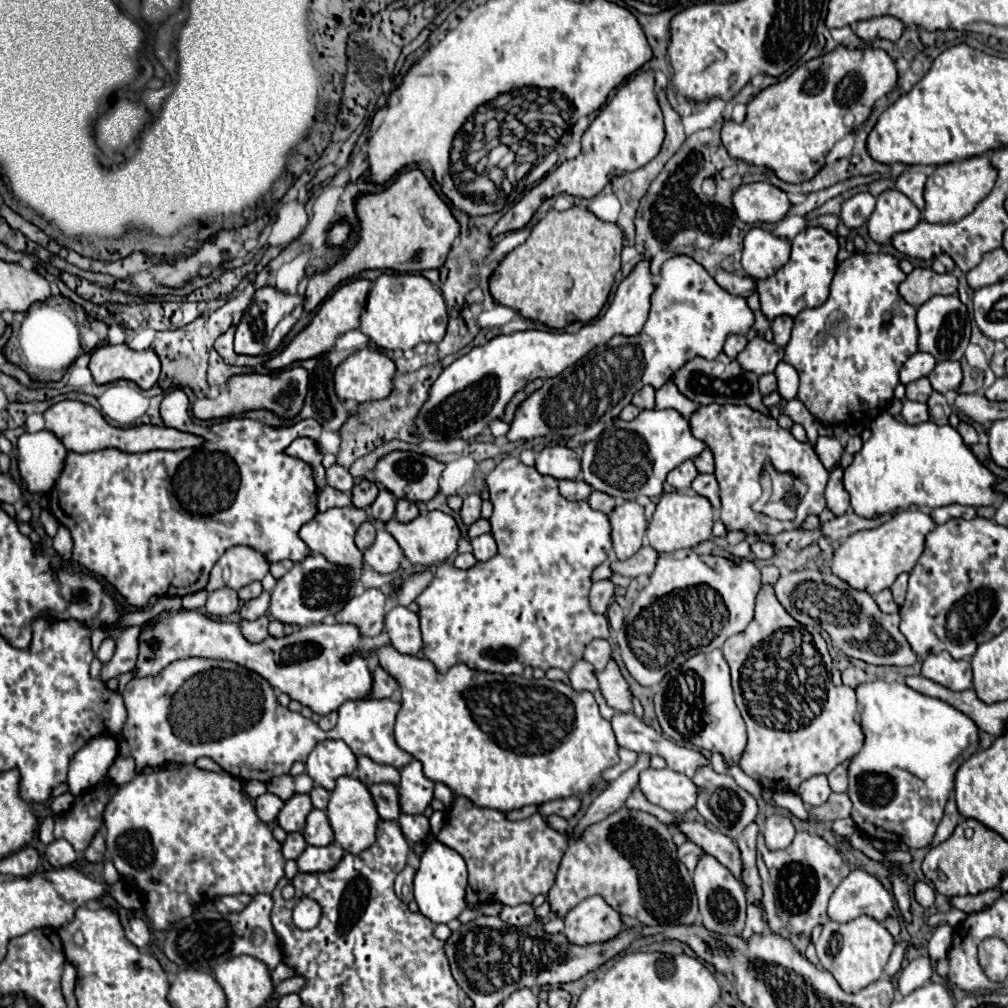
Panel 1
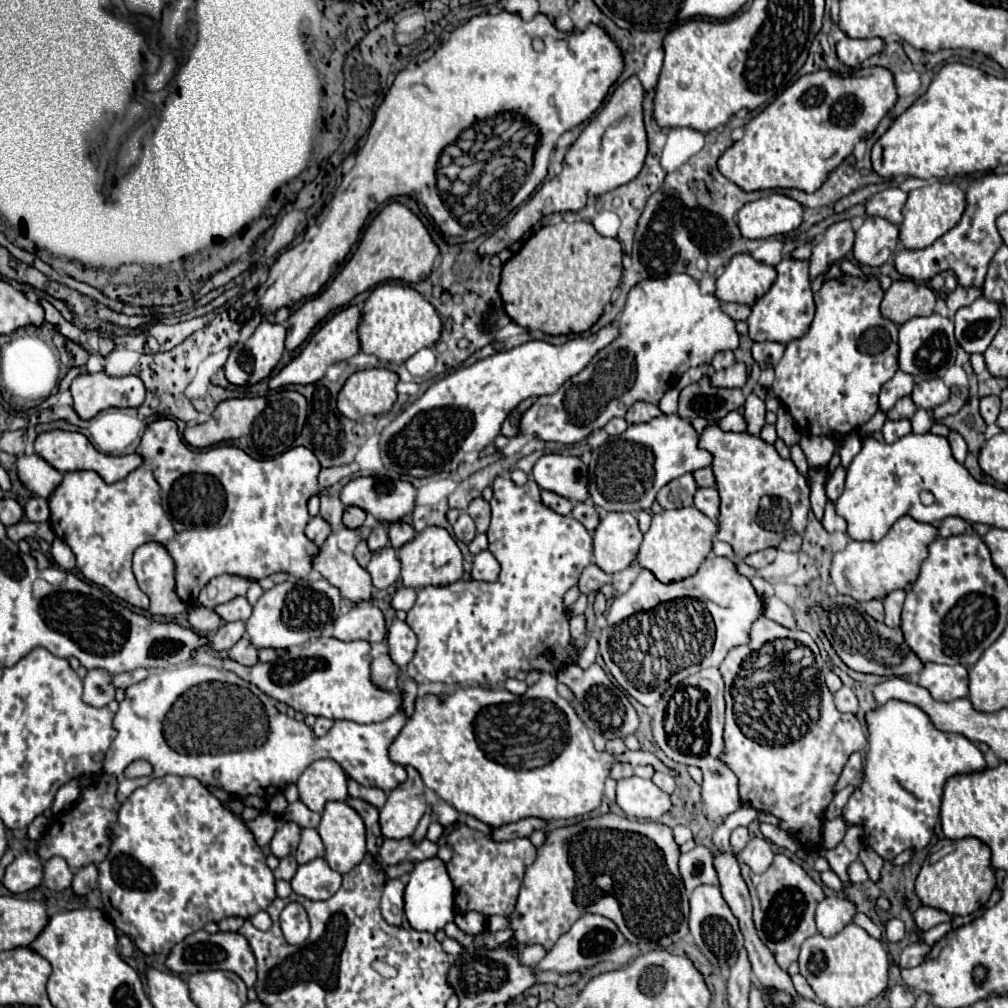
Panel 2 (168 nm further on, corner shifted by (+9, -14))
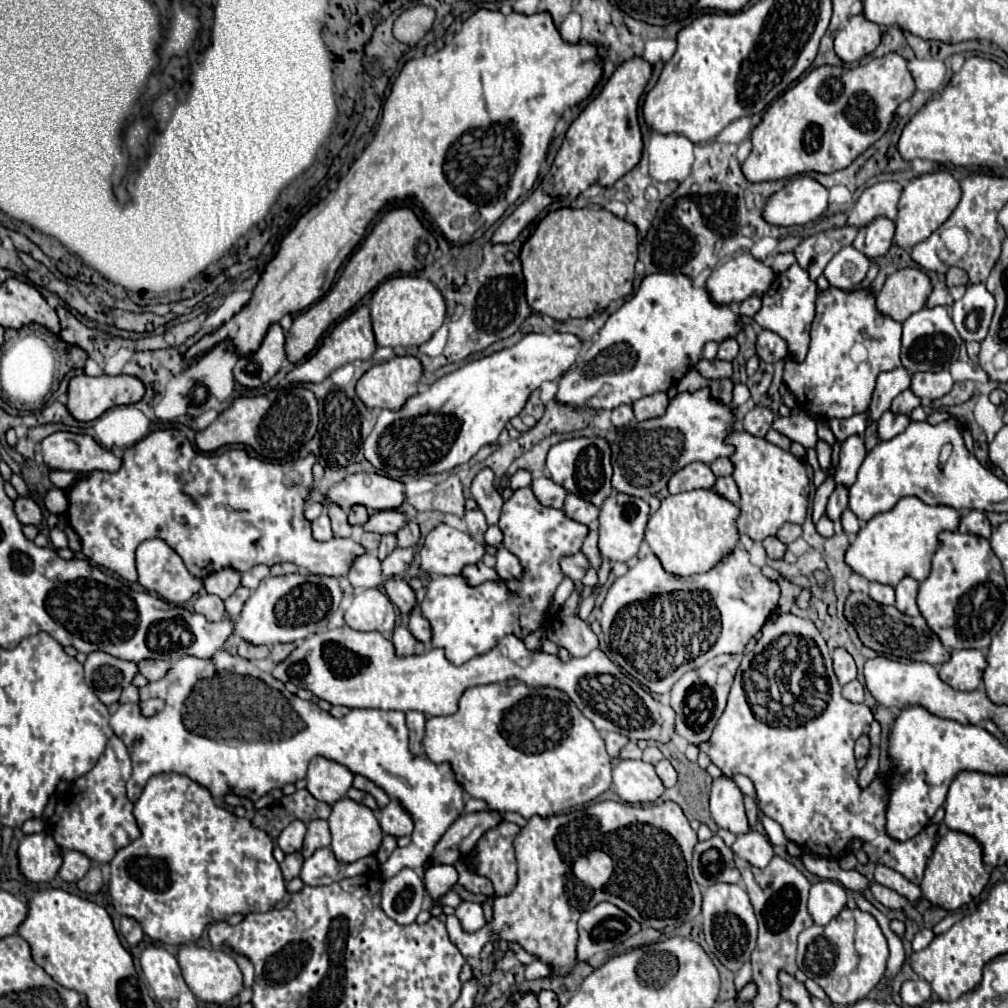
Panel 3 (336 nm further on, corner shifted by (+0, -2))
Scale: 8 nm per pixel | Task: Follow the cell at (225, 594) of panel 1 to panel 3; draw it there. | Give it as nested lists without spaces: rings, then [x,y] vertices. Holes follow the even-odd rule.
[[[204,590],[198,594],[196,602],[194,602],[194,610],[198,614],[204,614],[208,620],[212,622],[218,622],[222,618],[226,618],[226,608],[224,608],[224,602],[218,598],[218,596],[212,596],[212,594],[206,594]]]

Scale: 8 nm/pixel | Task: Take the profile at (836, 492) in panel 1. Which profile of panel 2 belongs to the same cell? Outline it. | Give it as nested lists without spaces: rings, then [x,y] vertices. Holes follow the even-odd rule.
[[[827,502],[827,508],[825,508],[825,516],[823,516],[823,528],[833,534],[833,532],[845,532],[845,520],[841,516],[835,514],[835,508],[831,502]]]

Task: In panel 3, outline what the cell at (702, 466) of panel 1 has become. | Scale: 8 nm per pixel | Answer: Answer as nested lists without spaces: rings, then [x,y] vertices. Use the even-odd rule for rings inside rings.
[[[718,458],[718,460],[714,460],[714,462],[710,464],[710,470],[712,470],[716,476],[730,476],[732,470],[734,470],[734,466],[732,466],[732,462],[730,462],[728,458]]]

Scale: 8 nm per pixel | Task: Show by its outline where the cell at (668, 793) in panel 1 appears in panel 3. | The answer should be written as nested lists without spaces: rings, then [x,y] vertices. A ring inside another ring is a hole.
[[[620,760],[612,778],[618,796],[630,804],[652,804],[666,790],[654,766],[642,760]]]

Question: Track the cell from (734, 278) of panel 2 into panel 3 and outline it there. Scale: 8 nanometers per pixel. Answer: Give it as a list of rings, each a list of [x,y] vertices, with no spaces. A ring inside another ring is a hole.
[[[742,252],[712,272],[706,290],[716,304],[730,304],[732,300],[742,302],[750,296],[762,298],[774,276],[768,264],[756,260],[750,252]]]

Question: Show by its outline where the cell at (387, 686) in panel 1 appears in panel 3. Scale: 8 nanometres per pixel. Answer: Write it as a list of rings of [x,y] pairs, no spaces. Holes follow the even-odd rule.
[[[396,628],[392,632],[392,644],[398,656],[416,656],[422,654],[426,650],[426,646],[422,642],[418,642],[408,628]]]

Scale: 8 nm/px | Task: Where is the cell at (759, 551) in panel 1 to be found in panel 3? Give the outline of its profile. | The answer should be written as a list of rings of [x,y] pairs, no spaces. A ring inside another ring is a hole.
[[[776,536],[766,538],[766,540],[762,542],[762,546],[764,546],[764,550],[766,550],[768,558],[774,558],[774,560],[780,560],[780,558],[782,558],[782,554],[784,554],[784,550],[786,550],[786,544],[782,544]]]

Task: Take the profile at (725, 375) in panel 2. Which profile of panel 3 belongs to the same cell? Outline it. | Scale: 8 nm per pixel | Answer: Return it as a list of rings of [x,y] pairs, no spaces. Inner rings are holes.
[[[700,360],[694,366],[702,376],[710,378],[710,380],[722,380],[722,378],[730,378],[734,374],[734,368],[730,362],[722,362],[722,360]]]

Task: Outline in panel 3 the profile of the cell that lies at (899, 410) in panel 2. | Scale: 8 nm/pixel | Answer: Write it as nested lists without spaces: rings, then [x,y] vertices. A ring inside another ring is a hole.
[[[904,390],[892,402],[892,412],[896,414],[910,414],[916,406],[920,406],[920,398],[912,390]]]

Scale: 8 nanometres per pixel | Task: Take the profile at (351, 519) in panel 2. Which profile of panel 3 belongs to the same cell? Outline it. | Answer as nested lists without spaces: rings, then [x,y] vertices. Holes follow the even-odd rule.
[[[352,506],[348,512],[348,522],[350,524],[364,524],[368,520],[368,510],[366,506]]]

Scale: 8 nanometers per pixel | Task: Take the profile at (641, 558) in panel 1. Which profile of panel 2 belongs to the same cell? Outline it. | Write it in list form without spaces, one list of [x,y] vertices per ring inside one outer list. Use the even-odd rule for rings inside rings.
[[[589,564],[581,576],[579,576],[579,582],[577,582],[577,588],[581,594],[591,594],[593,590],[599,590],[605,582],[611,582],[611,576],[605,574],[599,566],[595,564]]]

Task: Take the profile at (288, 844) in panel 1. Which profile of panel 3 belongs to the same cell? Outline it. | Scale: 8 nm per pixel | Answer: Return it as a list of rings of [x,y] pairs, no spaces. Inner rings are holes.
[[[300,852],[288,854],[288,856],[284,858],[284,862],[280,864],[282,874],[284,874],[284,880],[292,880],[292,878],[296,878],[296,876],[300,874],[300,870],[302,870],[302,862],[304,862],[304,858],[302,858]]]

